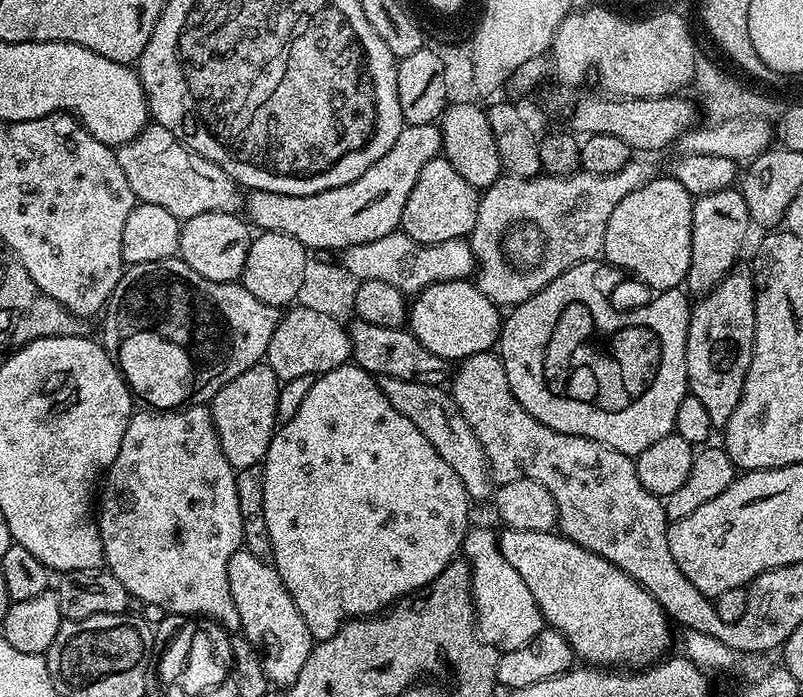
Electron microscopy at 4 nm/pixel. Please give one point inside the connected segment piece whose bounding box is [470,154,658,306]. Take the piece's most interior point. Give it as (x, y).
(529, 230)

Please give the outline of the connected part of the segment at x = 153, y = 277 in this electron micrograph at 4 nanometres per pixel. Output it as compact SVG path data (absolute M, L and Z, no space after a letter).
M173 258L159 260L158 262L142 262L141 264L127 265L118 286L114 286L112 297L108 299L108 303L102 312L102 317L104 316L102 343L109 358L115 362L116 369L123 374L133 397L139 403L141 400L144 403L141 405L145 409L167 412L179 410L185 406L207 405L211 401L212 395L218 390L222 390L222 386L226 382L238 378L238 374L242 374L242 370L250 370L250 366L261 363L268 355L270 338L274 338L274 330L278 326L281 315L281 309L270 306L266 302L258 302L258 298L254 298L254 294L250 294L250 290L246 290L243 283L219 284L218 282L210 282L206 278L202 278L202 274L198 274L198 270L190 270L190 266L186 266L186 262L182 259Z

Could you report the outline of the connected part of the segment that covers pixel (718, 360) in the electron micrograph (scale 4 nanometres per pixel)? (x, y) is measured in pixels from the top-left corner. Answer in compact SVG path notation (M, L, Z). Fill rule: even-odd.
M751 267L731 268L724 277L709 291L691 305L688 313L688 333L686 334L686 374L688 391L708 413L713 429L722 430L730 422L730 414L742 398L742 386L750 370L756 337L756 282Z

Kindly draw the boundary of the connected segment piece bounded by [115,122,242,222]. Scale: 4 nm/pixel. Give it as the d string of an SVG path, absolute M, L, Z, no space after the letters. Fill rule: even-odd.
M149 123L147 128L135 136L130 142L119 145L115 149L118 166L126 174L126 182L130 182L130 190L136 195L141 204L162 206L162 210L170 210L174 218L181 222L194 218L194 214L207 212L239 213L242 208L242 189L214 162L202 158L197 152L192 152L170 130L166 130L158 123Z

